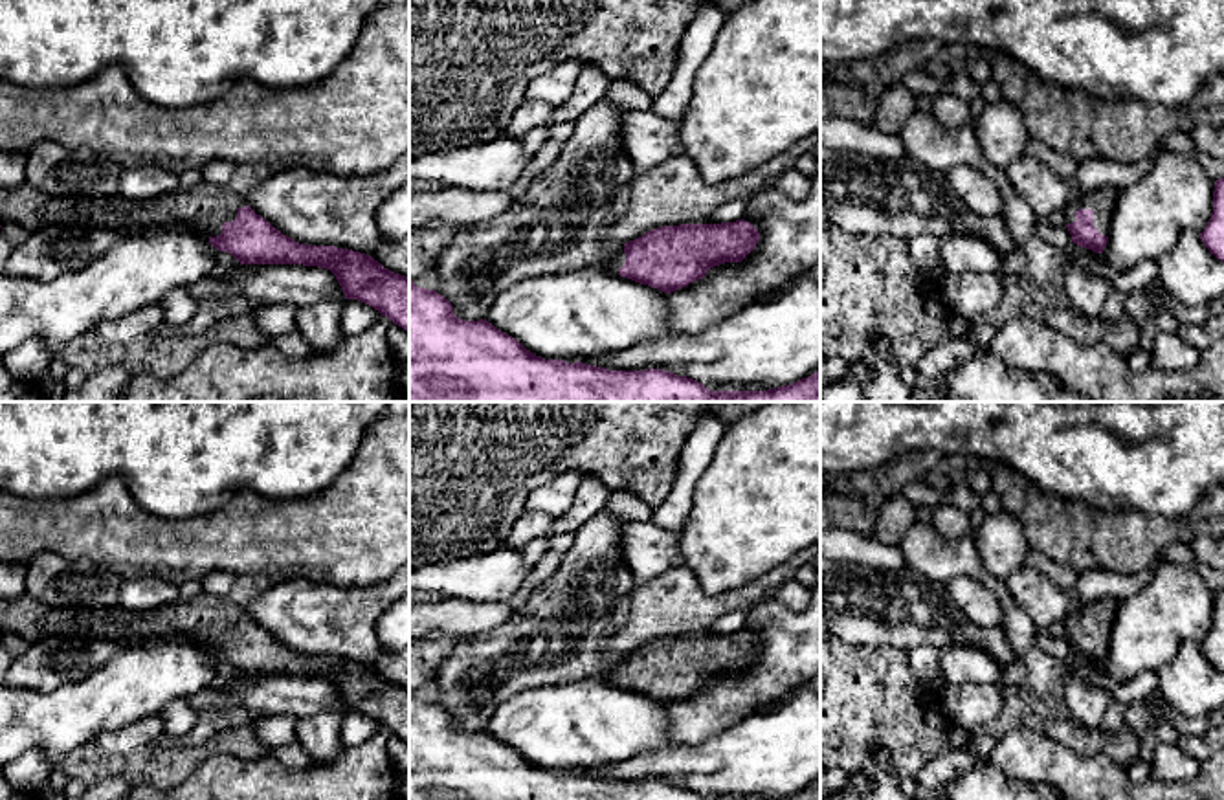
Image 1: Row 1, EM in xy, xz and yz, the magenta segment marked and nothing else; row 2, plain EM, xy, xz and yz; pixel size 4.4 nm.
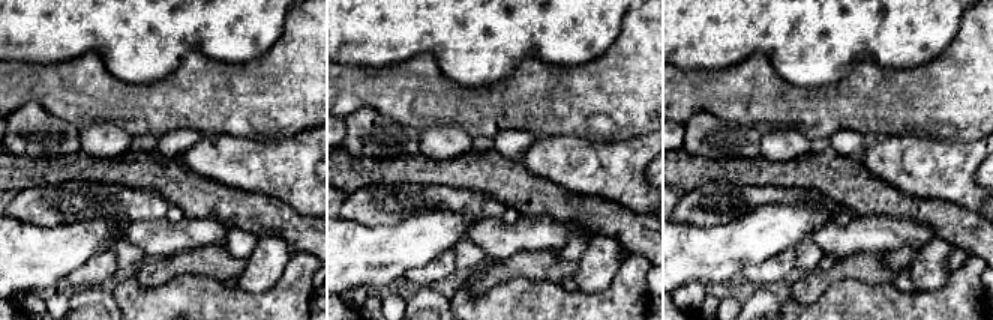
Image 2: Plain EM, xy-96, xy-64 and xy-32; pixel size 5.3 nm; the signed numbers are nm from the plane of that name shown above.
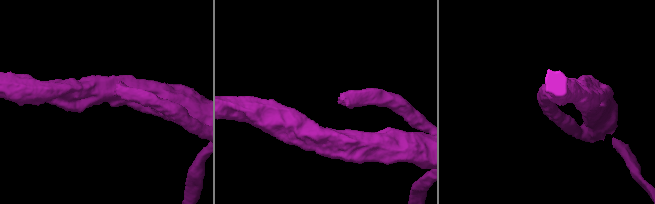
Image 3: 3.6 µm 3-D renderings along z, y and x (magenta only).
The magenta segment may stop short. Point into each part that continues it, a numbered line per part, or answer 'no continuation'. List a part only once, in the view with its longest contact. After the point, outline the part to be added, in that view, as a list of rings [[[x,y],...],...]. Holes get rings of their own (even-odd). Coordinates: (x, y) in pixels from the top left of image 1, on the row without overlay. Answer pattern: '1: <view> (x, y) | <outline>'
1: yz (1101, 611) | [[[1105,596],[1096,602],[1088,602],[1088,604],[1083,604],[1077,600],[1064,620],[1066,633],[1068,635],[1075,633],[1077,620],[1092,620],[1094,622],[1094,639],[1101,646],[1108,648],[1110,629],[1114,626],[1114,617],[1118,613],[1118,606],[1119,606],[1119,602],[1110,596]]]

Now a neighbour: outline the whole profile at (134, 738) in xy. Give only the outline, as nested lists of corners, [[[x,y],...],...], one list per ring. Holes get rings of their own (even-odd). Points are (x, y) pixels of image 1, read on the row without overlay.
[[[149,716],[119,730],[99,734],[95,743],[110,756],[128,756],[147,752],[150,743],[161,734],[163,719],[160,716]]]

